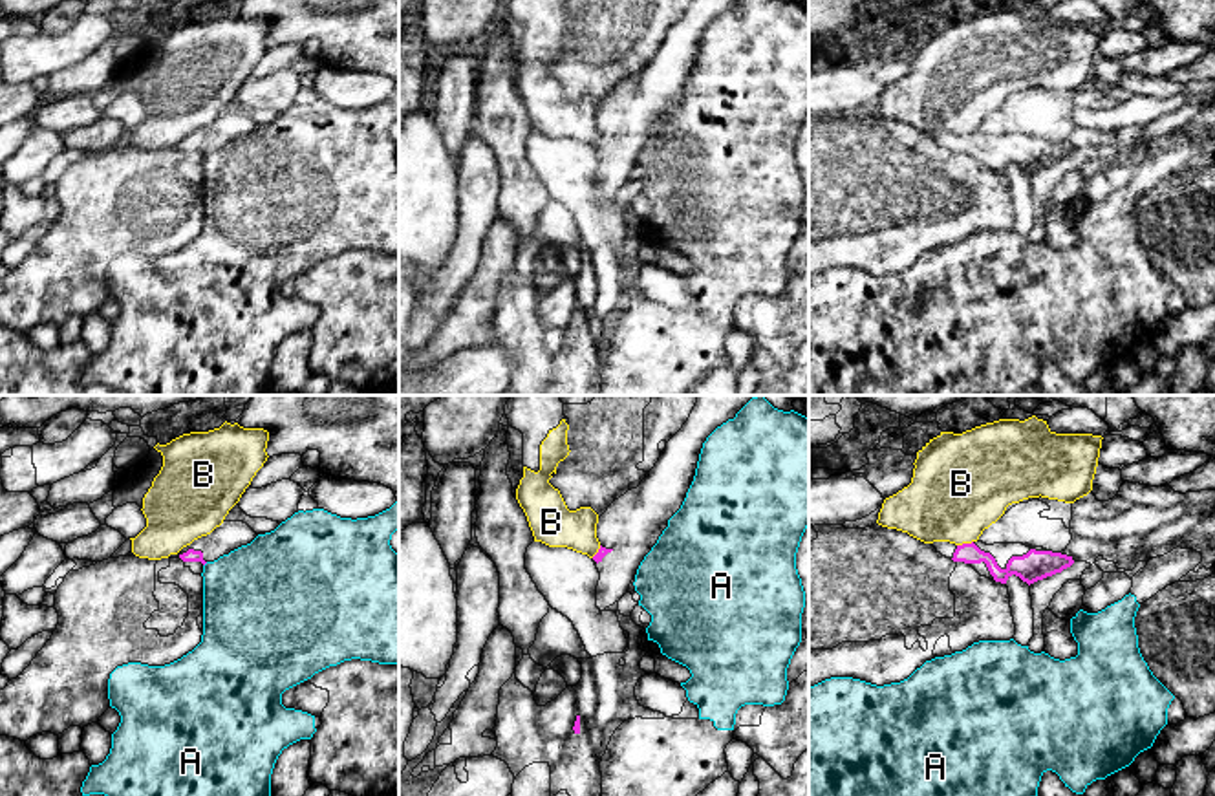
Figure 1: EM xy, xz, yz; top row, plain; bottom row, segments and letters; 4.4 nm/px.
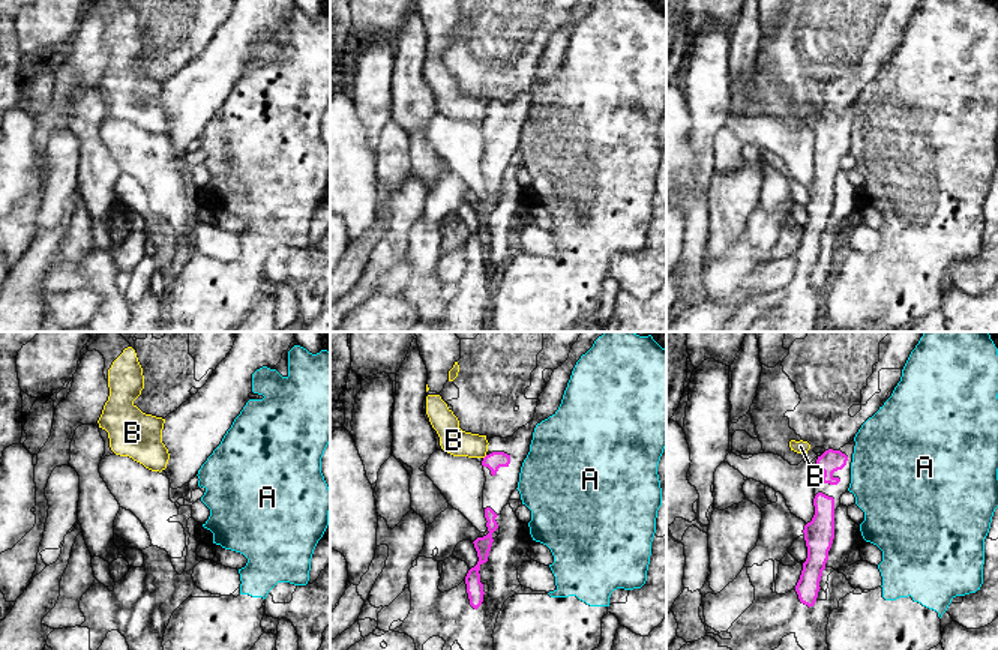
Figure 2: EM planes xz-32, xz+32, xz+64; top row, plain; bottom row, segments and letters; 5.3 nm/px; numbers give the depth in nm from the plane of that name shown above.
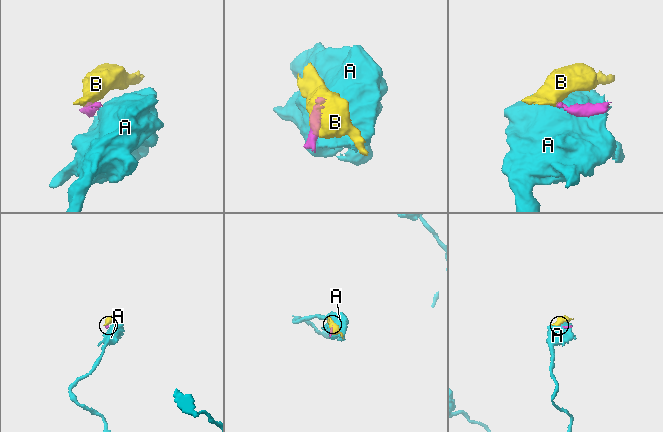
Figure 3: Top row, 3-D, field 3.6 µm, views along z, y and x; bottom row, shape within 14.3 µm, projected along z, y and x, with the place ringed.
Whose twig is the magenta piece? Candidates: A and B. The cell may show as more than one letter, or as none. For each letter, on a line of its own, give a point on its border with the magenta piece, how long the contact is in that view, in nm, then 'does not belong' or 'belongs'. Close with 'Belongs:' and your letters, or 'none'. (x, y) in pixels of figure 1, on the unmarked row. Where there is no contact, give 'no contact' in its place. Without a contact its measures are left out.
A: no contact; does not belong
B: contact yz (965, 134); length 80 nm; does not belong
Belongs: none

